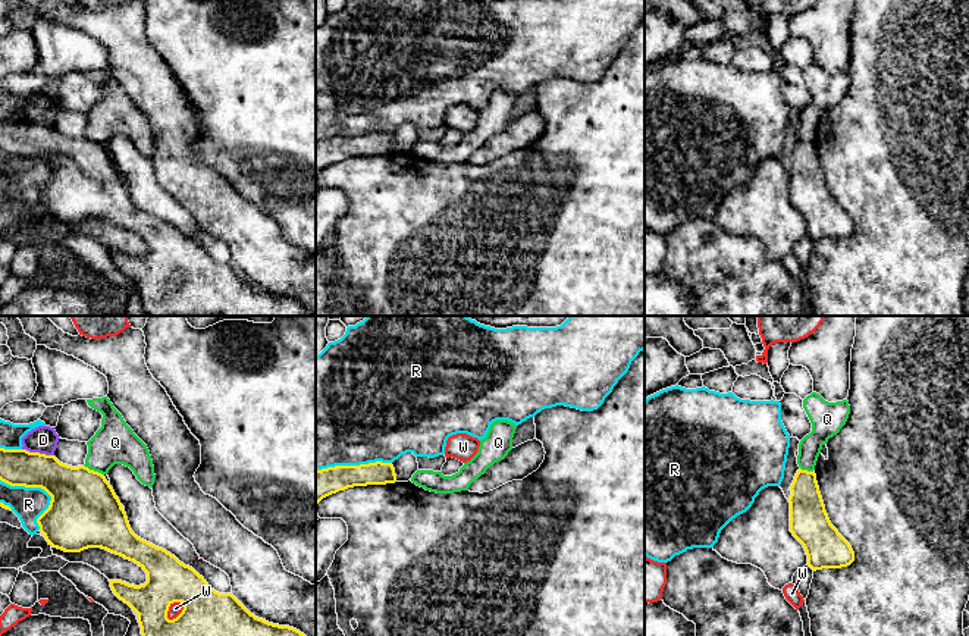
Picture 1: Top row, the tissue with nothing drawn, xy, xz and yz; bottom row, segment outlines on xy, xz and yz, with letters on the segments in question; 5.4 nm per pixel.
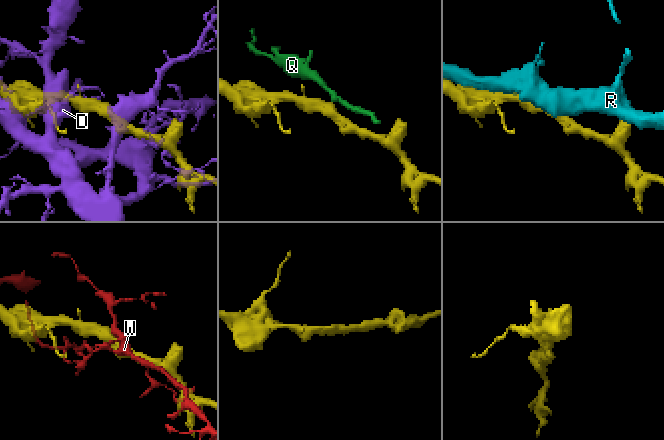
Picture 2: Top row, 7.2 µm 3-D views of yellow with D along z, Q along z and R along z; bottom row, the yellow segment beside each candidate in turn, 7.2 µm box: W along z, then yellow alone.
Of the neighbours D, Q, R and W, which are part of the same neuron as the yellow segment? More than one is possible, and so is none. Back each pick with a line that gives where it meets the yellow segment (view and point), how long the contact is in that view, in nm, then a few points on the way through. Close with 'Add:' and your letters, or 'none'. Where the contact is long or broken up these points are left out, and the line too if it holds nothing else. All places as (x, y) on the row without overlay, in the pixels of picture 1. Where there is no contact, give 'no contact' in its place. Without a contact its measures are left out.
Add: none

